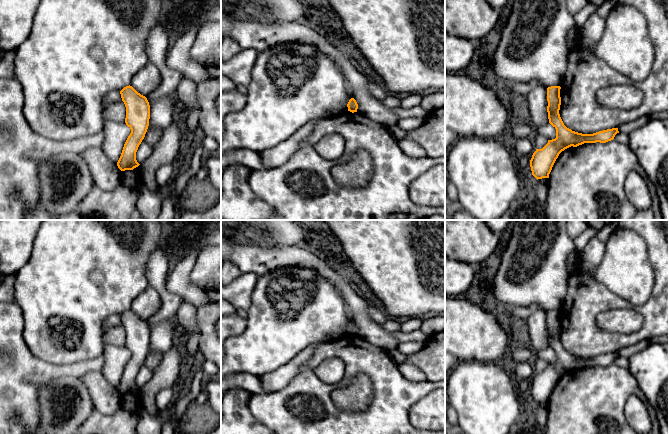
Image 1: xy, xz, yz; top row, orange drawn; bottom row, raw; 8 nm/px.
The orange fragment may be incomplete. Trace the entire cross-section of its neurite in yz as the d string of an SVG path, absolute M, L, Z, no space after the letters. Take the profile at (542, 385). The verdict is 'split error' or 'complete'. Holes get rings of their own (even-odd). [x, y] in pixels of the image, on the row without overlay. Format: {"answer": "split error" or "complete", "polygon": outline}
{"answer": "complete", "polygon": "M560 310L547 312L547 336L549 347L556 353L556 362L548 364L542 373L536 373L530 384L532 399L538 404L549 402L552 391L559 378L565 373L584 367L606 367L619 357L618 352L607 353L593 358L582 358L567 352L559 338L561 321Z"}

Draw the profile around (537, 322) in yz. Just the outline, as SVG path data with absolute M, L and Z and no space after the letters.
M538 310L528 317L527 322L533 349L539 351L548 348L547 312Z

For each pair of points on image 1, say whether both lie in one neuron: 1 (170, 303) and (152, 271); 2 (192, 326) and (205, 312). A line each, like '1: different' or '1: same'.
1: same
2: different

